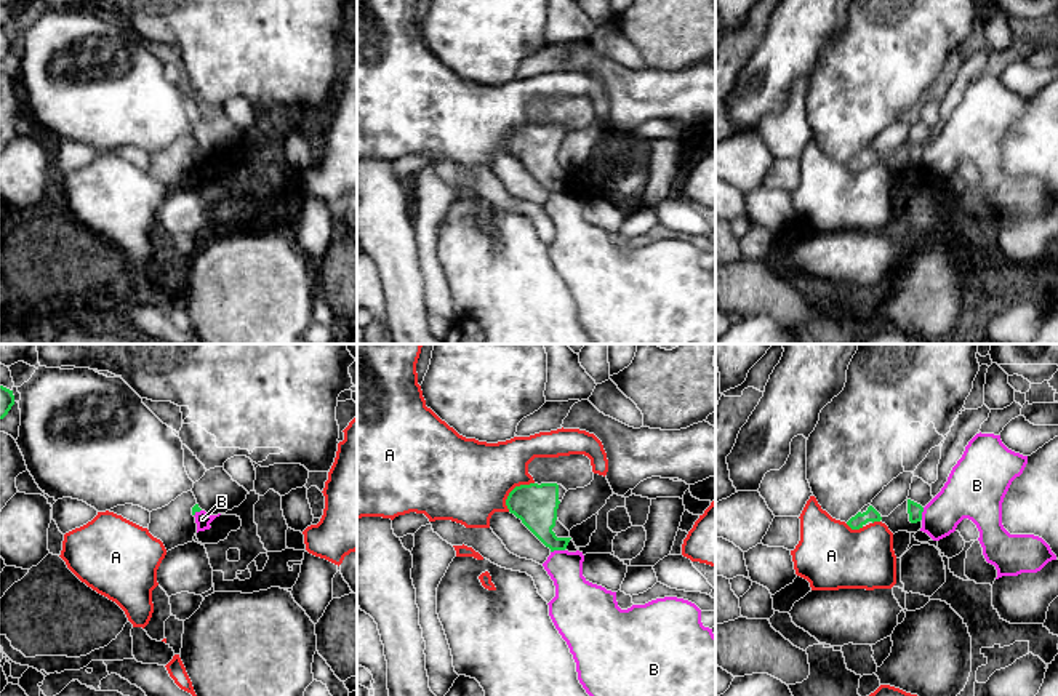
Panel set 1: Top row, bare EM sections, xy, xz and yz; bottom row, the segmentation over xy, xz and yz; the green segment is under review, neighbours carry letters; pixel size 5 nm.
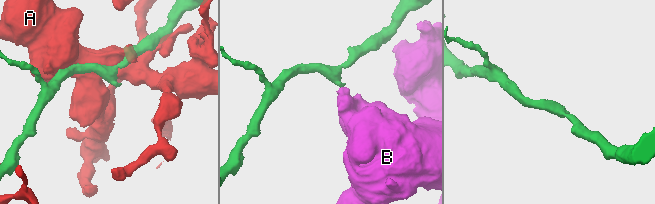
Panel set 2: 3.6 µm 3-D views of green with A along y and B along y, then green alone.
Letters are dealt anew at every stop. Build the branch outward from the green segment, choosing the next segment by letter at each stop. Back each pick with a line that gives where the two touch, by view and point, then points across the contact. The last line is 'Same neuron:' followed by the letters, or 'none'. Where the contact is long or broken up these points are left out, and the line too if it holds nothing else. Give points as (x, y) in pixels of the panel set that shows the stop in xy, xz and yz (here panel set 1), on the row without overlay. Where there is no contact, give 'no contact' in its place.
Same neuron: none

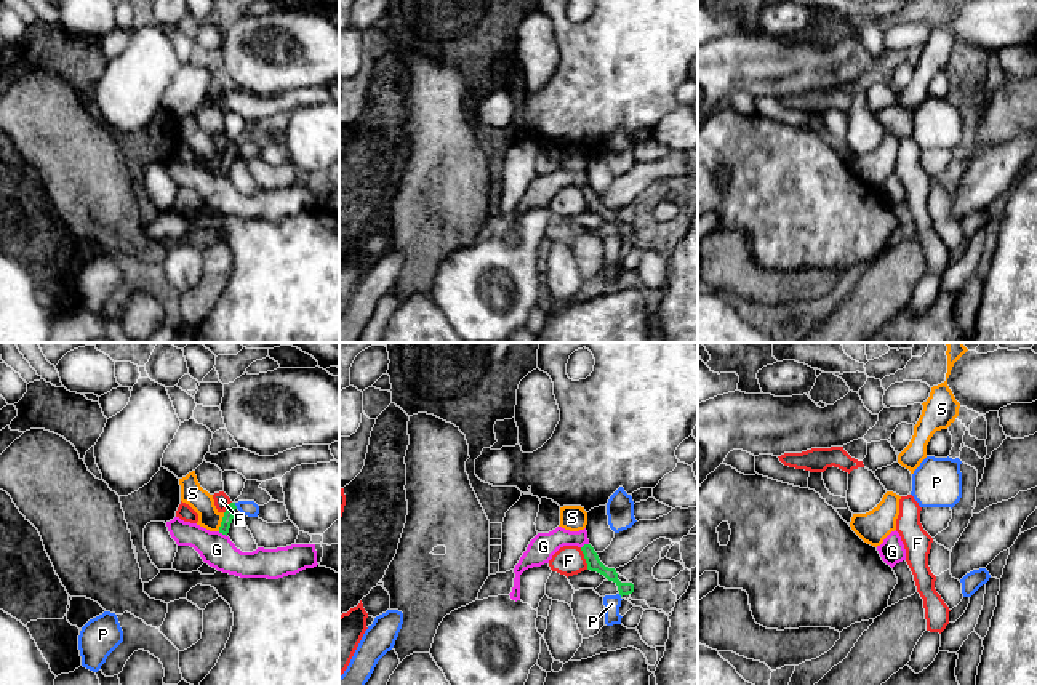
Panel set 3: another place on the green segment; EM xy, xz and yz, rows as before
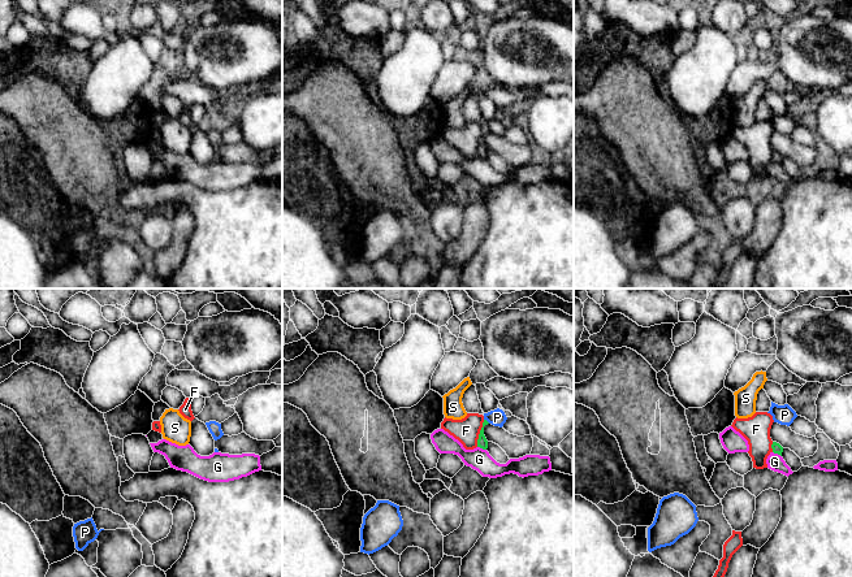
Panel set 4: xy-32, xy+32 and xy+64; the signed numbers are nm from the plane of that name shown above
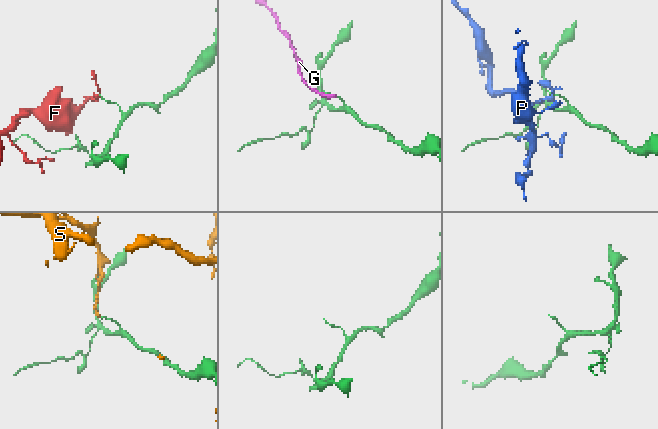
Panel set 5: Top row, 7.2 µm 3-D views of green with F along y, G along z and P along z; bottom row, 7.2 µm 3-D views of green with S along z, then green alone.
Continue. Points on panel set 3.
Same neuron: none

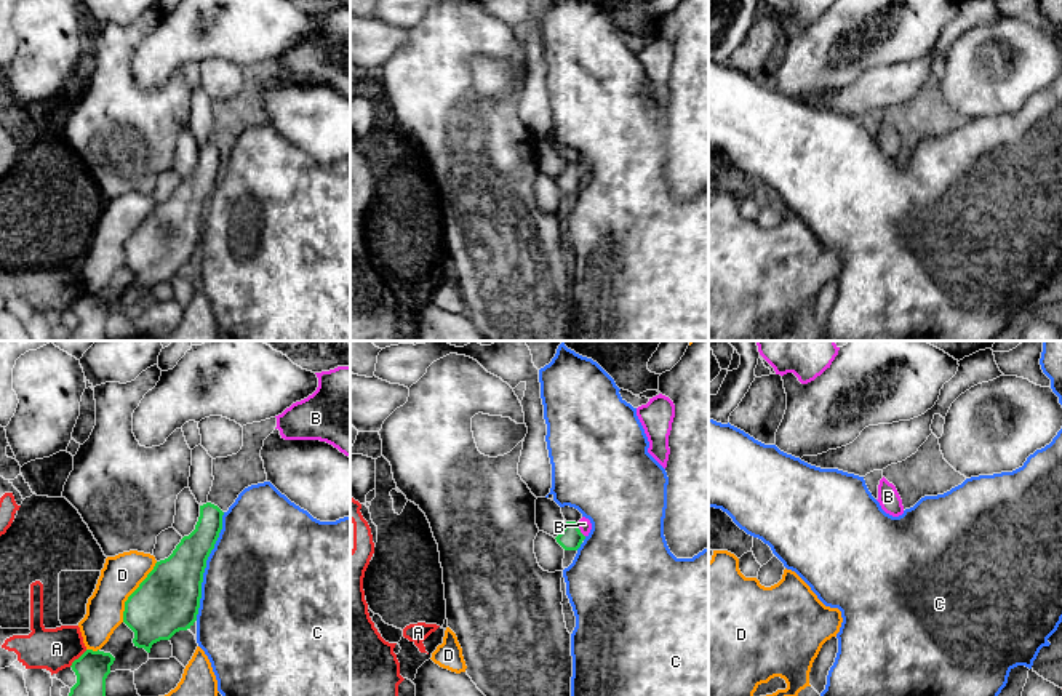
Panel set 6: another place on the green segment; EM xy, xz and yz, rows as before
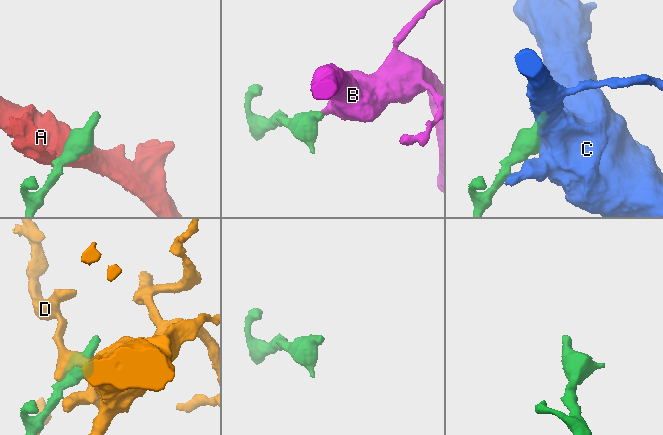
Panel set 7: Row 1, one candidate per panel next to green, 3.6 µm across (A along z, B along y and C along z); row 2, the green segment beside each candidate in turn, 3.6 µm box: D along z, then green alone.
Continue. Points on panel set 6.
B: xz (579, 172) | across xz (570, 180), (579, 172), (584, 165)
Same neuron: B

